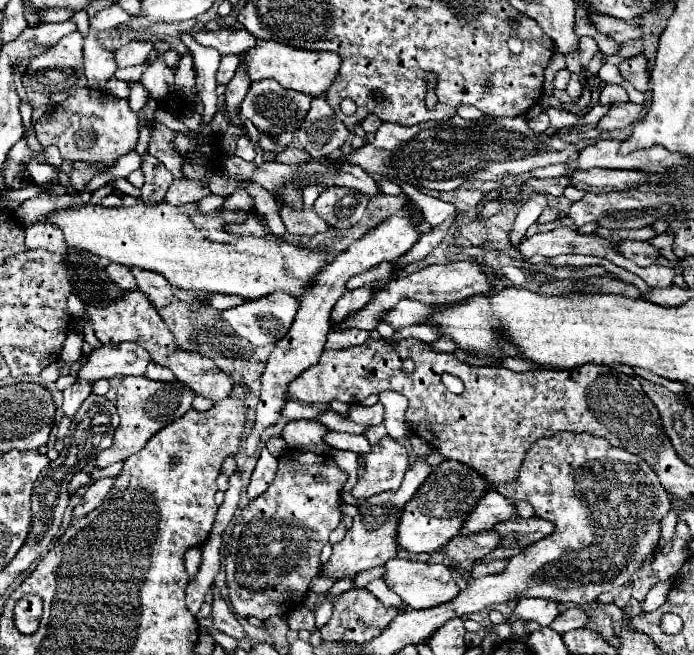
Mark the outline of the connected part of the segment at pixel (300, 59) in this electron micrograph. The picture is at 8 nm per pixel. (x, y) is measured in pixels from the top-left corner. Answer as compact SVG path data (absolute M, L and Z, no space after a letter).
M258 40L256 48L246 52L246 60L244 62L246 62L248 76L252 78L252 82L258 82L258 80L264 80L264 78L272 78L282 88L298 90L298 92L304 92L308 96L324 96L328 92L330 84L336 80L336 74L340 70L342 58L336 52L300 50L300 48L286 46L286 44L272 42L272 40Z

